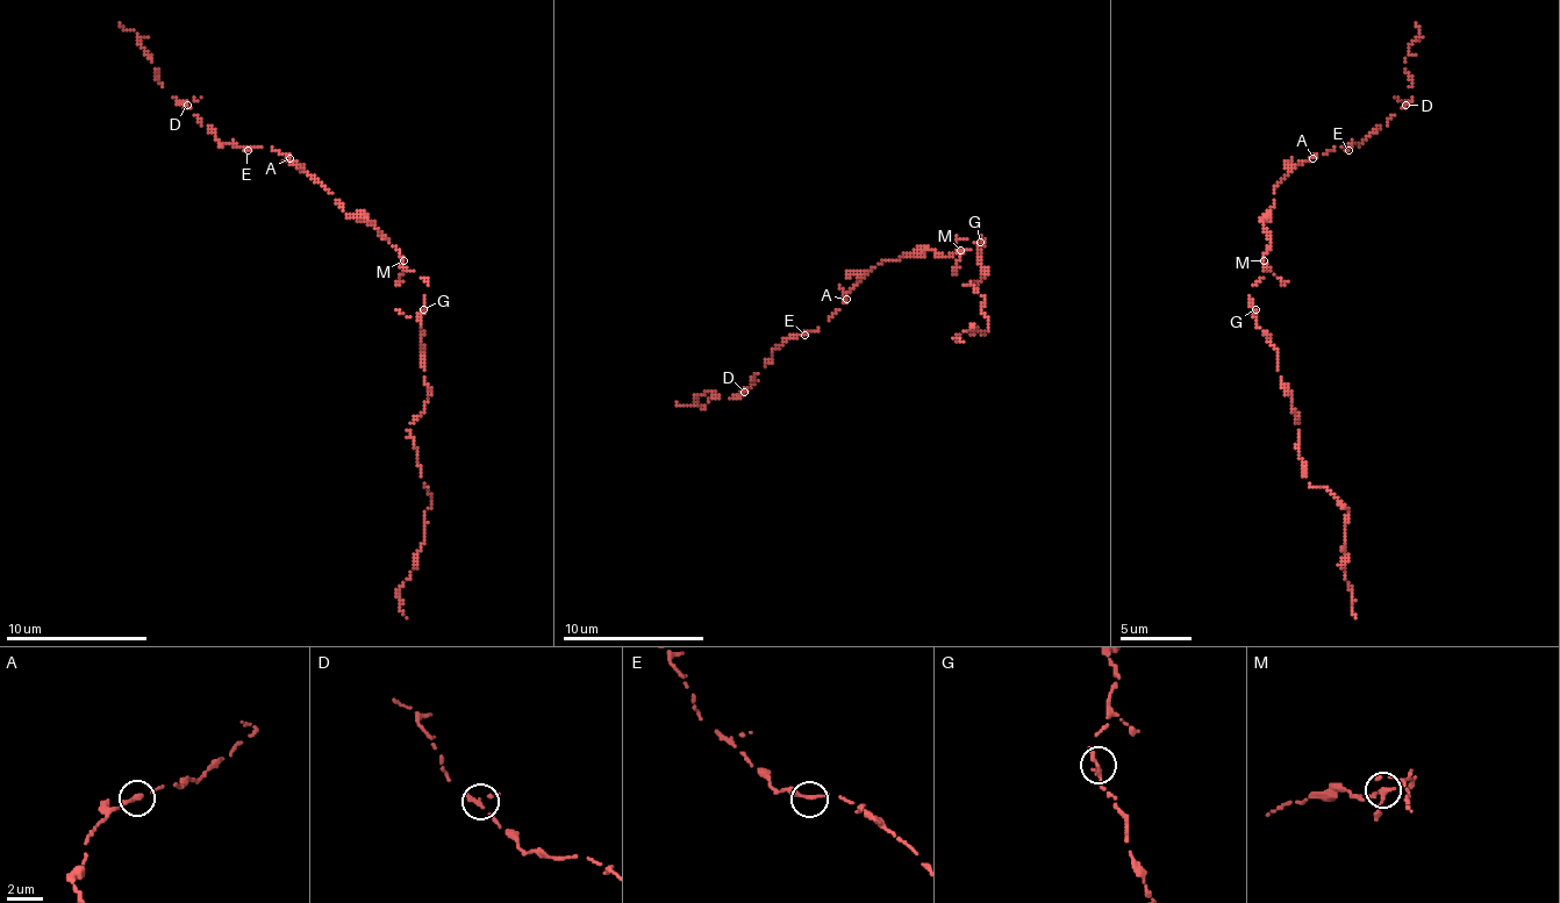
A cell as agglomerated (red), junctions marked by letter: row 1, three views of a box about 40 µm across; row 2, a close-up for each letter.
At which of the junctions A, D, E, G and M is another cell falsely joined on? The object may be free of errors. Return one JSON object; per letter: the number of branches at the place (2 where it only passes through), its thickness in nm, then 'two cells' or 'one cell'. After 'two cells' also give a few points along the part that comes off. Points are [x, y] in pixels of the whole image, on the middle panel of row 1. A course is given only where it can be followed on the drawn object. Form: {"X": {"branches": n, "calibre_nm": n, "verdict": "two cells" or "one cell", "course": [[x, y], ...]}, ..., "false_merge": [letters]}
{"A": {"branches": 2, "calibre_nm": 240, "verdict": "one cell"}, "D": {"branches": 1, "calibre_nm": 360, "verdict": "one cell"}, "E": {"branches": 1, "calibre_nm": 360, "verdict": "one cell"}, "G": {"branches": 1, "calibre_nm": 360, "verdict": "one cell"}, "M": {"branches": 2, "calibre_nm": 280, "verdict": "one cell"}, "false_merge": []}

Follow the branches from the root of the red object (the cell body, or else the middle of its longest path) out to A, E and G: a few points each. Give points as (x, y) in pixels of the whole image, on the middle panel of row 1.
A: (953, 253), (938, 257), (931, 250), (924, 250), (921, 253), (903, 253), (896, 260), (882, 260), (846, 299)
E: (953, 253), (938, 257), (924, 250), (882, 260), (829, 321), (804, 335)
G: (953, 253), (957, 250), (978, 250), (985, 239), (981, 236), (981, 243)

